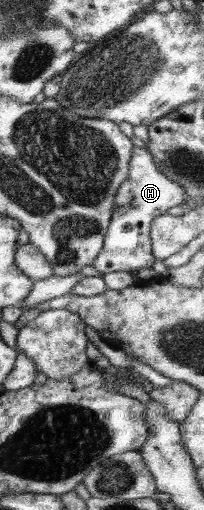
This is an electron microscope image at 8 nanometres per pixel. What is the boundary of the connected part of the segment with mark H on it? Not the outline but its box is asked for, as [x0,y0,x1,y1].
[92,148,186,273]

